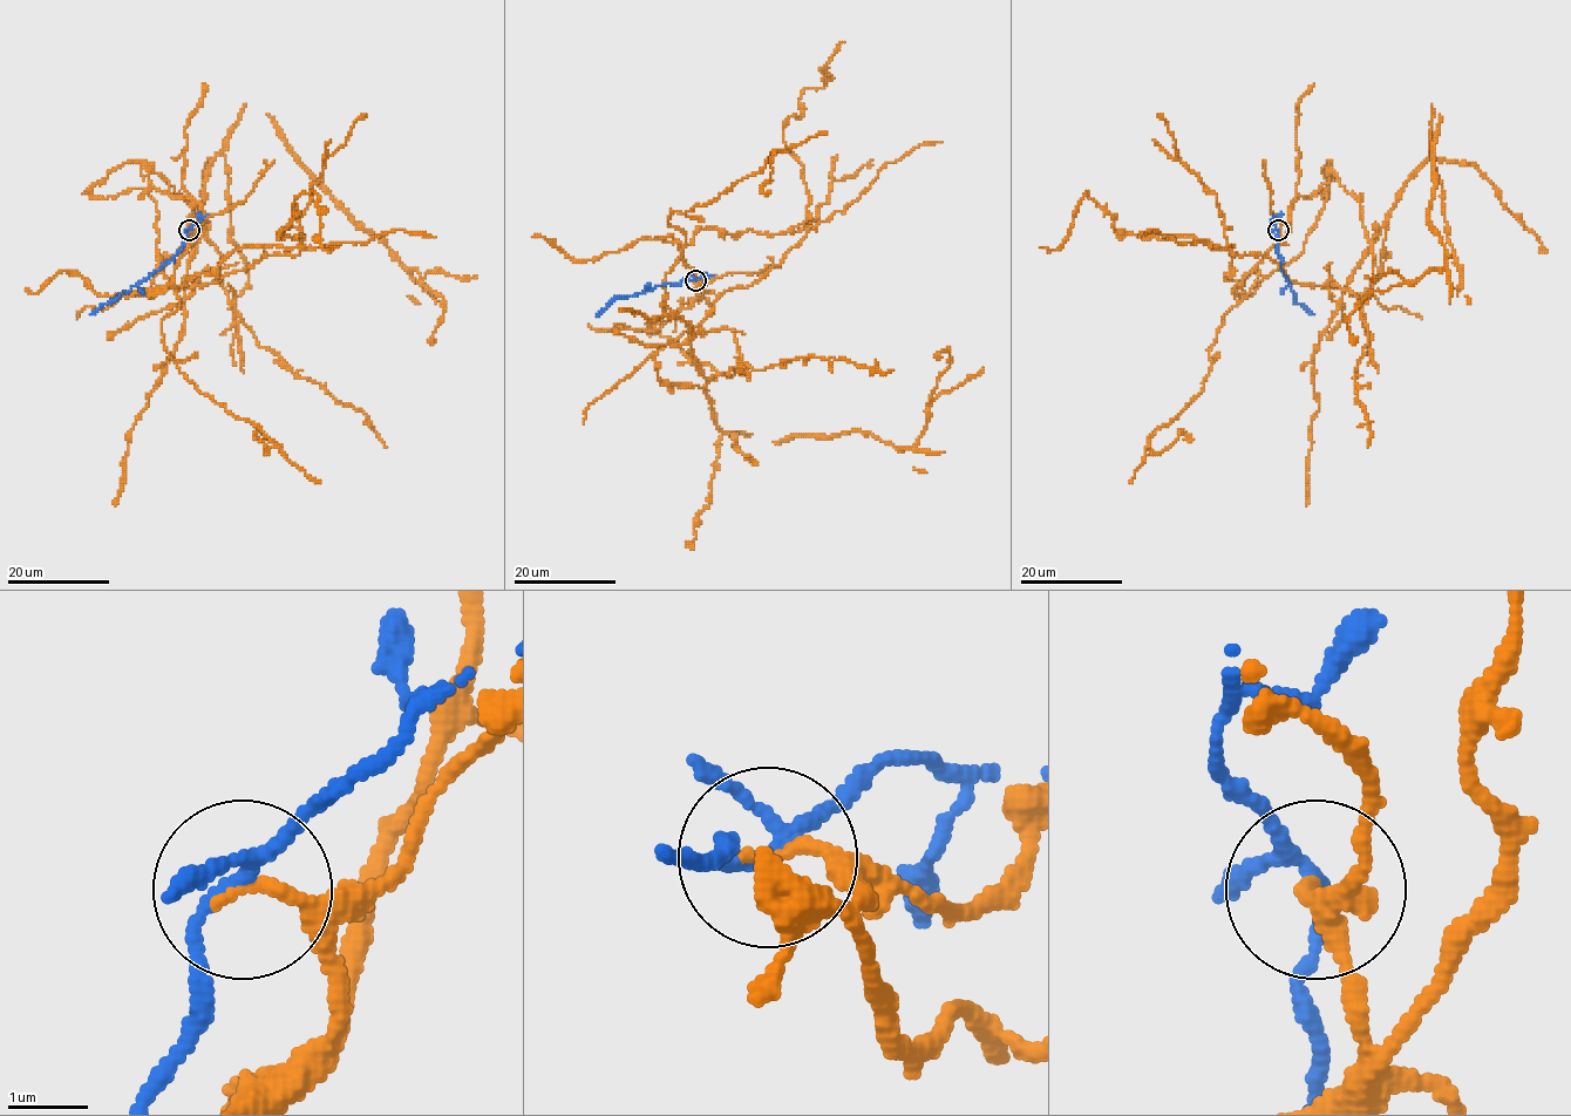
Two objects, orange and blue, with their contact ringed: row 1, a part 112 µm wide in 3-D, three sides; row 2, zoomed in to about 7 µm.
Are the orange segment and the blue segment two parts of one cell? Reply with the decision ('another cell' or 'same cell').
another cell

